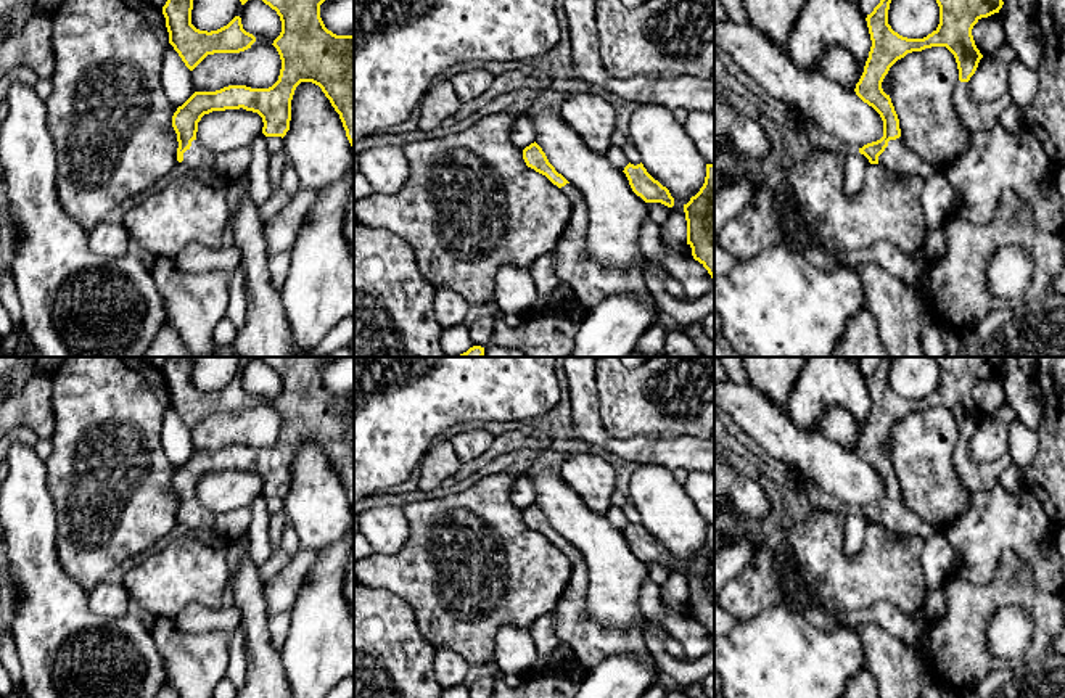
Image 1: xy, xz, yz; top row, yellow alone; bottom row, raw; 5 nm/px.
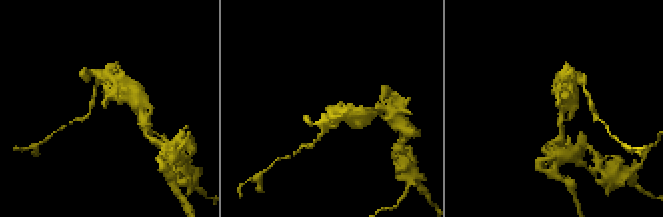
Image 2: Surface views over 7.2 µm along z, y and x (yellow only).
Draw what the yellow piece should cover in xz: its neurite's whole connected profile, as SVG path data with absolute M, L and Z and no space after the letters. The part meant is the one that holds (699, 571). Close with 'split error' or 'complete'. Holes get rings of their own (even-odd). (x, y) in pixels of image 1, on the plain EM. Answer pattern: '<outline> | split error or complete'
M706 524L706 537L700 552L684 565L687 605L692 616L714 640L714 524Z | complete

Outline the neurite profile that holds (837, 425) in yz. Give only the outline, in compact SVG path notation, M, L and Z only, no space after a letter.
M830 409L817 423L817 429L827 439L838 442L845 449L854 450L864 429L857 426L851 413L845 409Z

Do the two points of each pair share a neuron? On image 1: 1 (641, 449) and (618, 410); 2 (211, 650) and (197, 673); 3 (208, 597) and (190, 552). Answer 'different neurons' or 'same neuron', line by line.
1: different neurons
2: same neuron
3: same neuron

